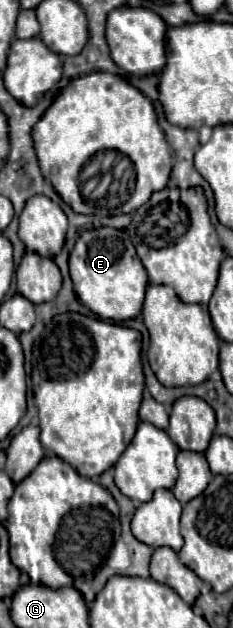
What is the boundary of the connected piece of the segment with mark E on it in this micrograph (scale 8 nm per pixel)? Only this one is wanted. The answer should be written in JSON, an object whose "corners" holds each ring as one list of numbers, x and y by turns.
{"corners":[[101,227,81,233,69,257,69,269,77,299,101,319,125,321,141,313,149,281,147,271,143,269,143,263,139,261,135,247,125,231]]}

